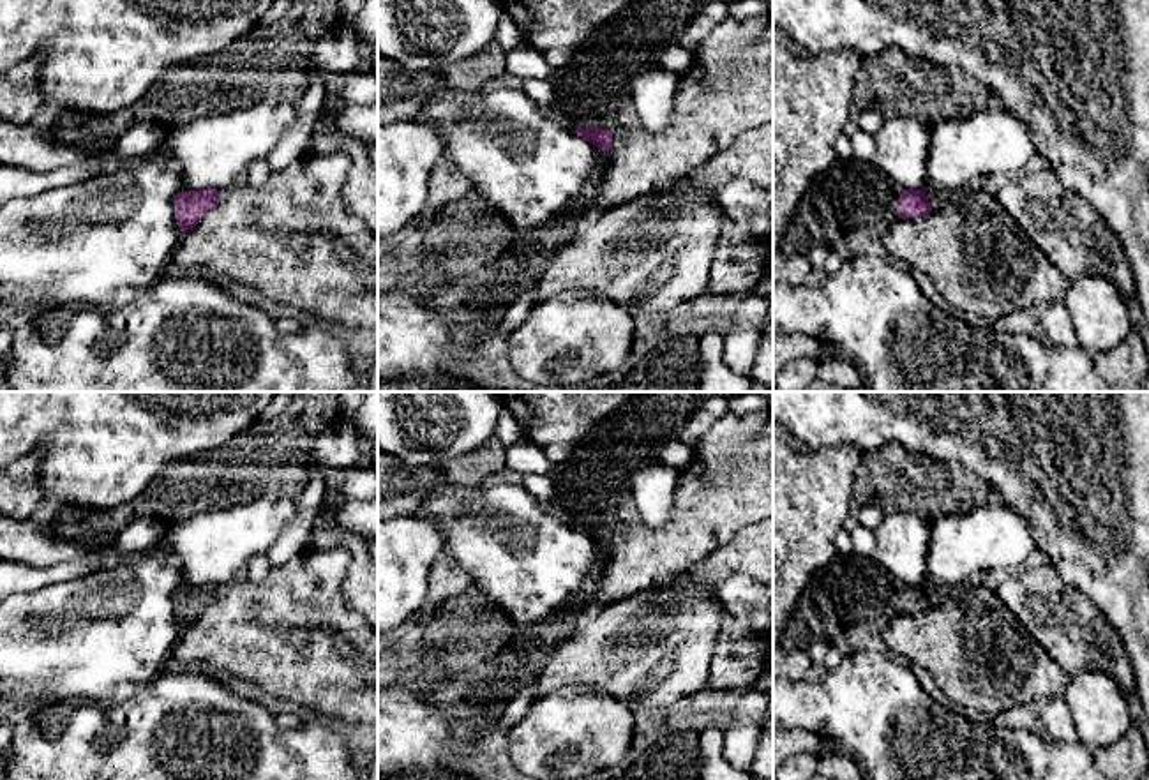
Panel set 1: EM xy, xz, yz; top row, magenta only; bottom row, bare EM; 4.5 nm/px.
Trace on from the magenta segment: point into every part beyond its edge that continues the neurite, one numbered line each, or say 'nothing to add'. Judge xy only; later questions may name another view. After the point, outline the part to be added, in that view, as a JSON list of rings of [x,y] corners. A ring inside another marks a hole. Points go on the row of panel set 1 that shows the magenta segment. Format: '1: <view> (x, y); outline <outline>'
nothing to add

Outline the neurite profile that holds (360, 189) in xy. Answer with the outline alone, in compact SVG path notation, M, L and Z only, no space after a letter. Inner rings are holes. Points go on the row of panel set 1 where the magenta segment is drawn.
M314 134L309 152L344 154L351 161L342 185L346 208L360 217L378 240L378 169L369 161L369 145L355 139L339 139L335 134Z

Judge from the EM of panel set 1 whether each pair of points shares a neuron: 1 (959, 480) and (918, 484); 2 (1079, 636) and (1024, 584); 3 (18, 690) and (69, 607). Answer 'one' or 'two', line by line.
1: one
2: one
3: one

